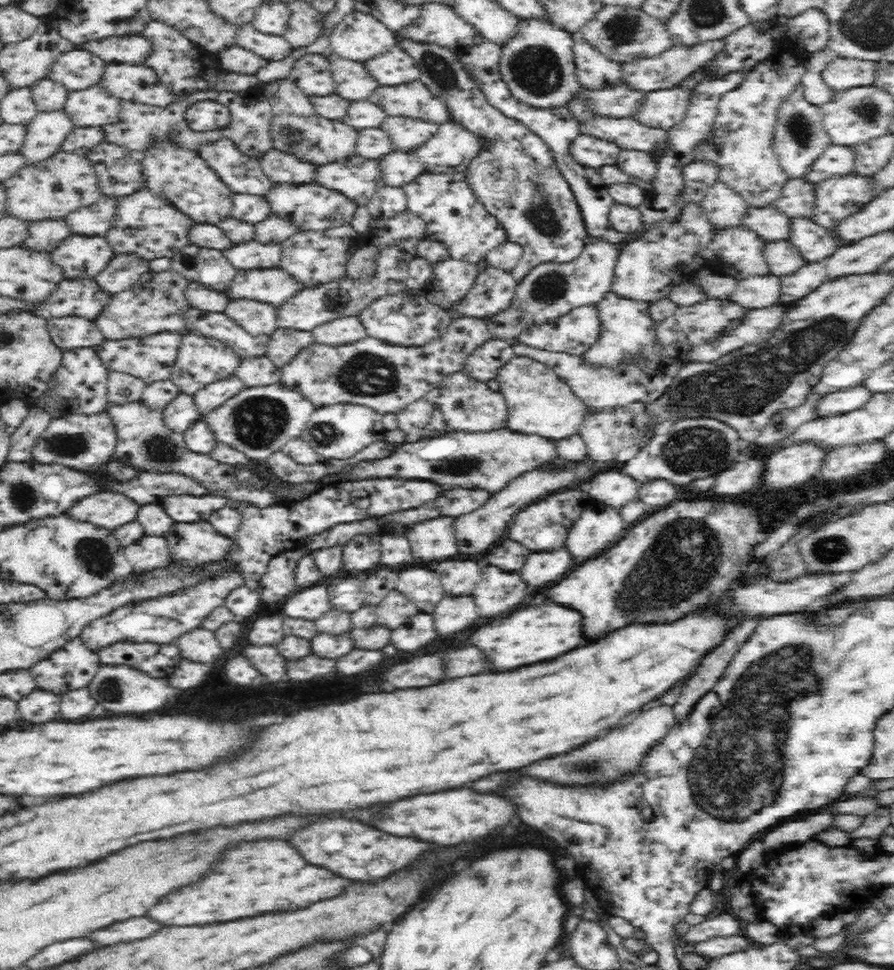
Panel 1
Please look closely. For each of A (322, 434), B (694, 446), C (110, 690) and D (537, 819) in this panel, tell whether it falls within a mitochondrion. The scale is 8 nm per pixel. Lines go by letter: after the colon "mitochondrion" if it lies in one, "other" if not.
A: mitochondrion
B: mitochondrion
C: mitochondrion
D: other

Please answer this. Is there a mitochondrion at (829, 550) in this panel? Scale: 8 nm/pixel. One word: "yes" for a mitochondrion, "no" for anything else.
yes

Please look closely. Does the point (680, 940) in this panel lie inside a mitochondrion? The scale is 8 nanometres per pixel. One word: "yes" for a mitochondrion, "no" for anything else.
no

